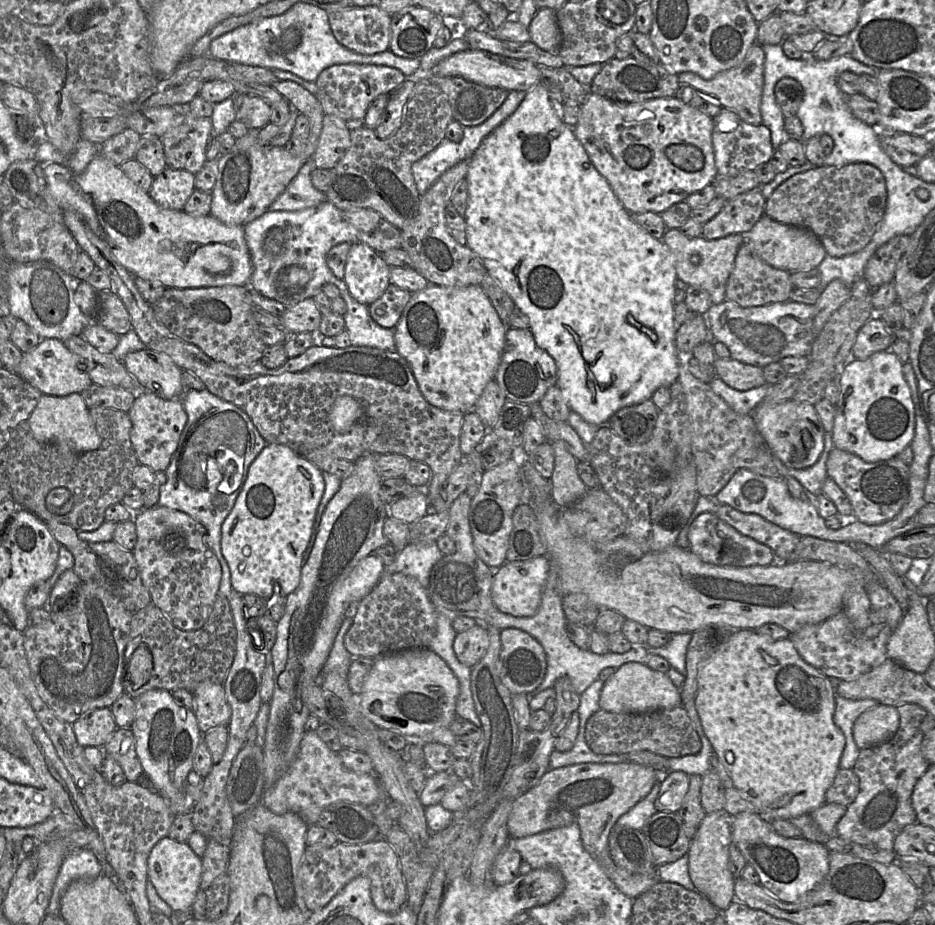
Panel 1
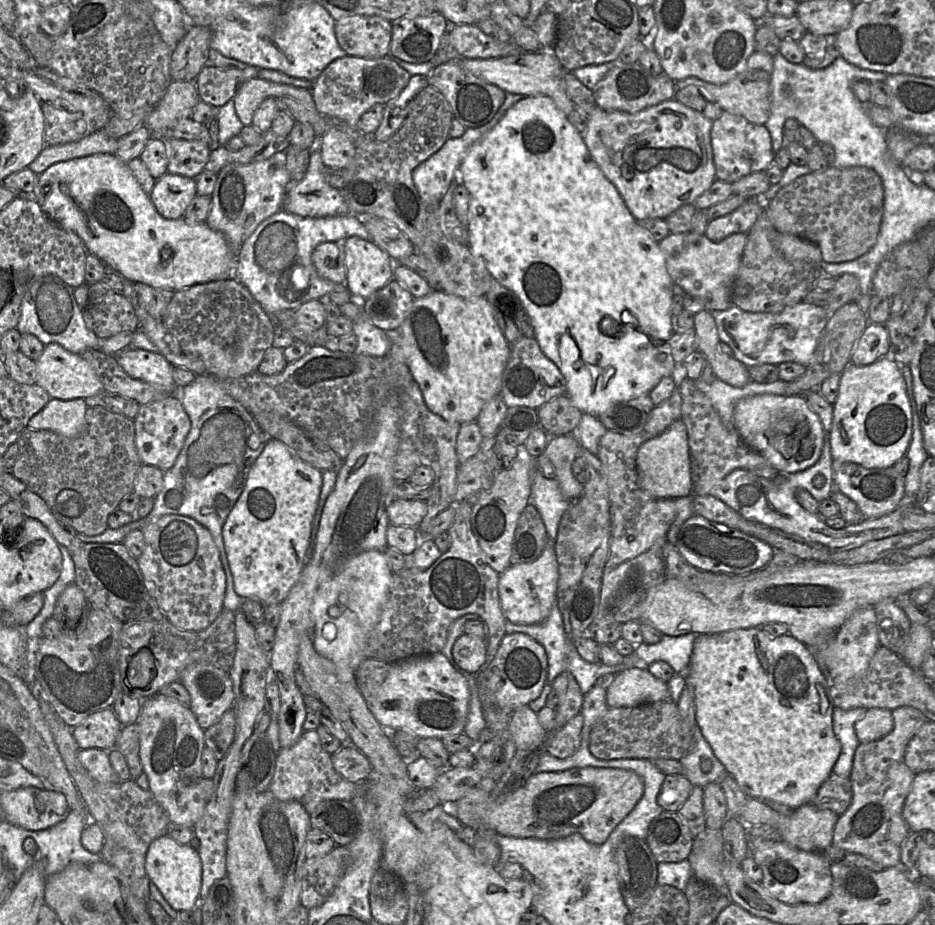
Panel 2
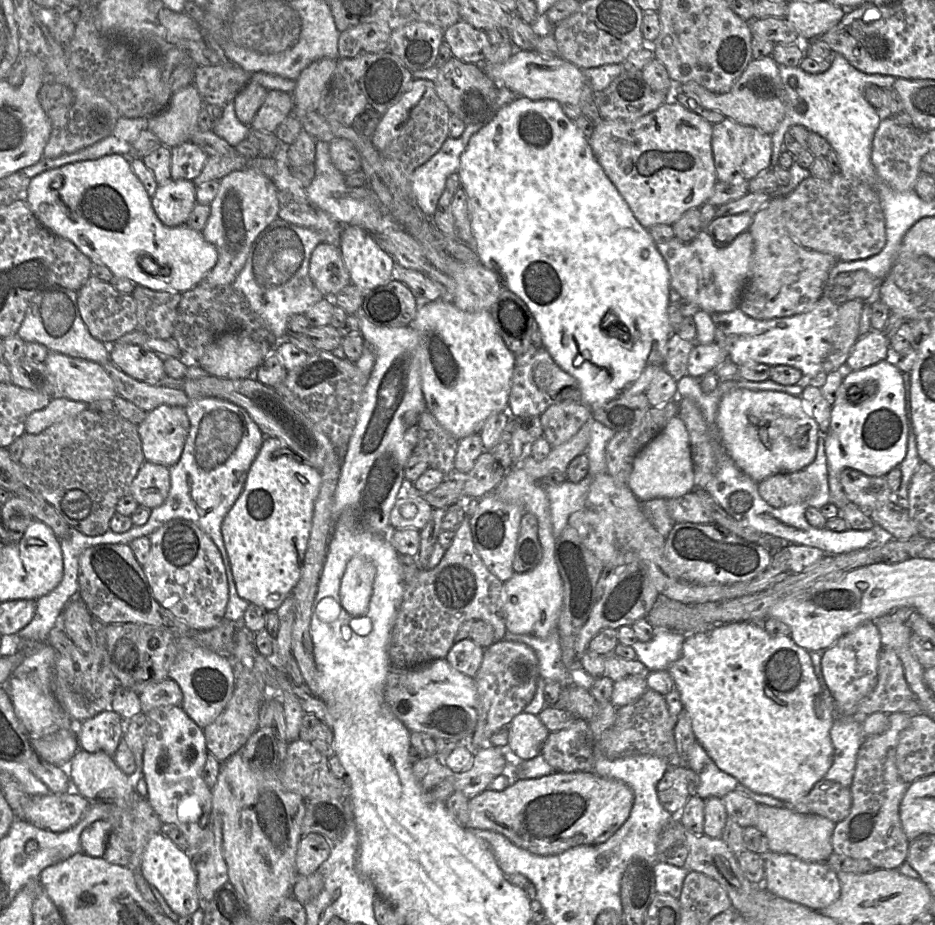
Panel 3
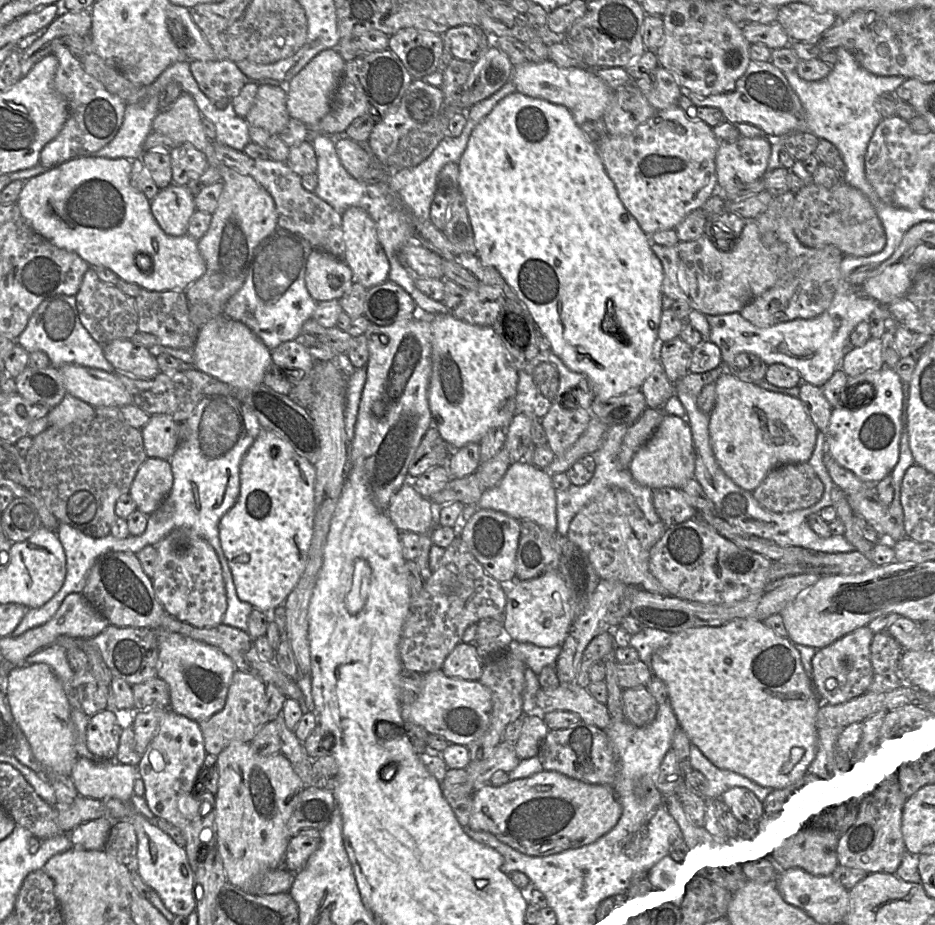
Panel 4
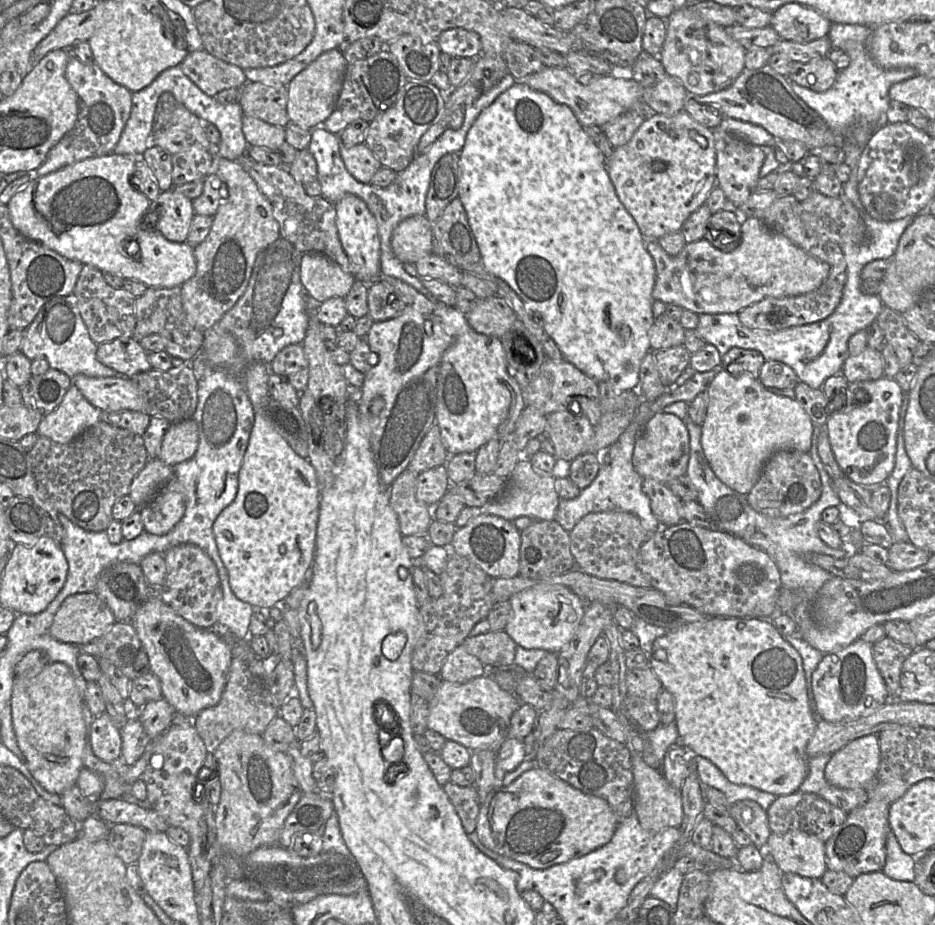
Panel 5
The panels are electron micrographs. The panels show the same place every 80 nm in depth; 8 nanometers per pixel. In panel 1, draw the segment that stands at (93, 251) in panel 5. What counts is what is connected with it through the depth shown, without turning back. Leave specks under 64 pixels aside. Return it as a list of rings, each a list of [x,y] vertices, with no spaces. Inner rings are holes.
[[[102,156],[93,159],[81,174],[74,174],[66,164],[58,163],[44,165],[44,172],[48,191],[58,206],[63,211],[75,211],[98,237],[109,244],[115,259],[136,278],[158,280],[167,288],[249,286],[253,260],[244,226],[227,224],[211,215],[193,216],[184,210],[166,210],[137,186],[120,166]]]

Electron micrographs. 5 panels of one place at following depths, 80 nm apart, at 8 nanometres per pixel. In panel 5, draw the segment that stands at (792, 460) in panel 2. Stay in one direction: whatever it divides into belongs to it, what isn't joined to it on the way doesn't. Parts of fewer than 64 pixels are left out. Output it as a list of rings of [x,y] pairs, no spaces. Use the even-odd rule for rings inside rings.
[[[725,370],[715,375],[706,391],[708,406],[701,424],[701,446],[715,475],[732,490],[747,495],[758,481],[767,460],[779,450],[809,453],[813,424],[795,399],[769,392],[751,374],[732,375]]]

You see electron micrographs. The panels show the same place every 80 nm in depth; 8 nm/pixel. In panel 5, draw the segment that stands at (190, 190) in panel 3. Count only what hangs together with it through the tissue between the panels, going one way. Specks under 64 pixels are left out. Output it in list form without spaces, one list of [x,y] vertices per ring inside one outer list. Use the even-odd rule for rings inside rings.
[[[174,186],[160,192],[144,216],[146,229],[158,230],[167,240],[183,243],[187,241],[195,212],[193,200],[178,192]]]

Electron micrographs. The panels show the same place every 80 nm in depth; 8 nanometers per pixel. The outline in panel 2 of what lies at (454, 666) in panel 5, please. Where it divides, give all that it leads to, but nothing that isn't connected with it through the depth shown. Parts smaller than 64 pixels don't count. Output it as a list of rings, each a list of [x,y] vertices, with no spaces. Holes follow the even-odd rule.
[[[464,633],[455,641],[452,656],[458,668],[476,674],[486,661],[486,651],[486,638]]]

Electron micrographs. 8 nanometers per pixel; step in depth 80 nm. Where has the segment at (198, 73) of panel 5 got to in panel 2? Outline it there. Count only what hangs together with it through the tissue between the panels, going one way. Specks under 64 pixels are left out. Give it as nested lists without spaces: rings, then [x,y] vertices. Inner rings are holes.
[[[207,65],[195,79],[200,100],[215,108],[233,100],[241,83],[242,81],[232,74]]]

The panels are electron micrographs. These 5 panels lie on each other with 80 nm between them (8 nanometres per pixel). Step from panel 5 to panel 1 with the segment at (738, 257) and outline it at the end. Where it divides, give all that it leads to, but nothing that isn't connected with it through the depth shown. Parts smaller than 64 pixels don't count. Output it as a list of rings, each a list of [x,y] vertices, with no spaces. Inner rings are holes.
[[[666,229],[661,239],[675,257],[677,279],[707,291],[713,304],[726,299],[726,285],[733,269],[736,254],[744,243],[744,234],[731,234],[718,239],[706,239],[703,236],[688,237],[679,229]]]

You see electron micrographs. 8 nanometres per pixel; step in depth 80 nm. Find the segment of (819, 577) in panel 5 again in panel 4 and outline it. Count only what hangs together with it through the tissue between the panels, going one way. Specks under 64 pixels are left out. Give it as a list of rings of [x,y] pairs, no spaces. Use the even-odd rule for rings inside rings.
[[[675,394],[662,406],[663,411],[687,419],[692,433],[695,450],[695,465],[693,478],[699,482],[702,489],[713,502],[718,515],[730,525],[761,538],[772,540],[781,547],[801,547],[824,553],[847,553],[854,551],[844,535],[831,535],[828,538],[820,537],[808,524],[811,514],[819,513],[824,507],[833,506],[831,499],[831,485],[824,485],[821,499],[809,508],[795,510],[789,513],[774,513],[762,508],[755,500],[752,492],[744,490],[735,484],[718,465],[710,444],[708,414],[699,412],[694,406],[693,411],[686,416],[686,411]]]

